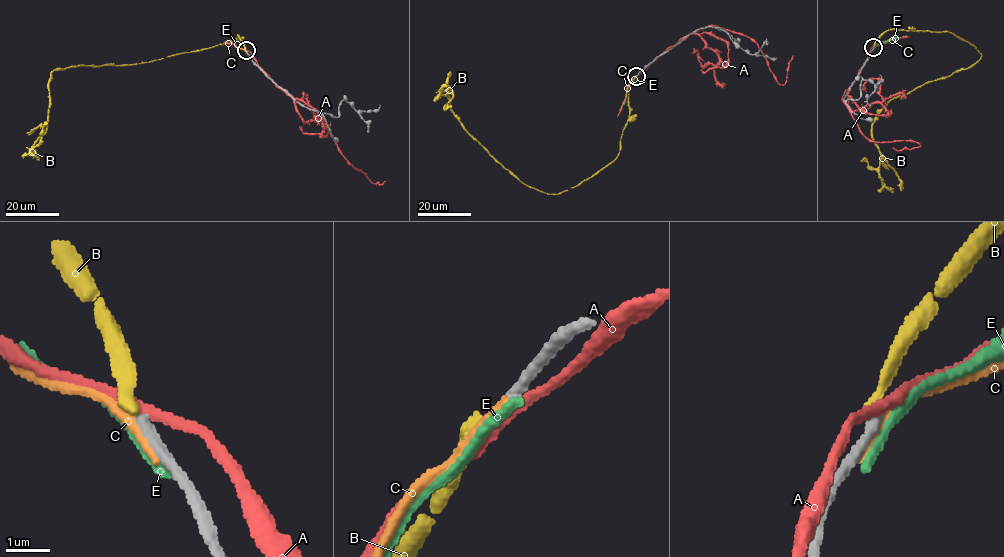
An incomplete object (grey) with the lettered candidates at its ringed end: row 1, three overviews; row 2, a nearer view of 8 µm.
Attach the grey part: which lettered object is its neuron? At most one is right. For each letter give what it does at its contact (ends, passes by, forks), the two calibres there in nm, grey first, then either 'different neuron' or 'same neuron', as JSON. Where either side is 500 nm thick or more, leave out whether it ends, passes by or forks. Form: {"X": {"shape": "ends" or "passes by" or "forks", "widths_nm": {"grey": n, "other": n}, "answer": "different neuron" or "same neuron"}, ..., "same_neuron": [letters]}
{"A": {"shape": "passes by", "widths_nm": {"grey": 280, "other": 260}, "answer": "different neuron"}, "B": {"shape": "ends", "widths_nm": {"grey": 280, "other": 260}, "answer": "different neuron"}, "C": {"shape": "ends", "widths_nm": {"grey": 340, "other": 280}, "answer": "different neuron"}, "E": {"shape": "ends", "widths_nm": {"grey": 340, "other": 320}, "answer": "different neuron"}, "same_neuron": []}

